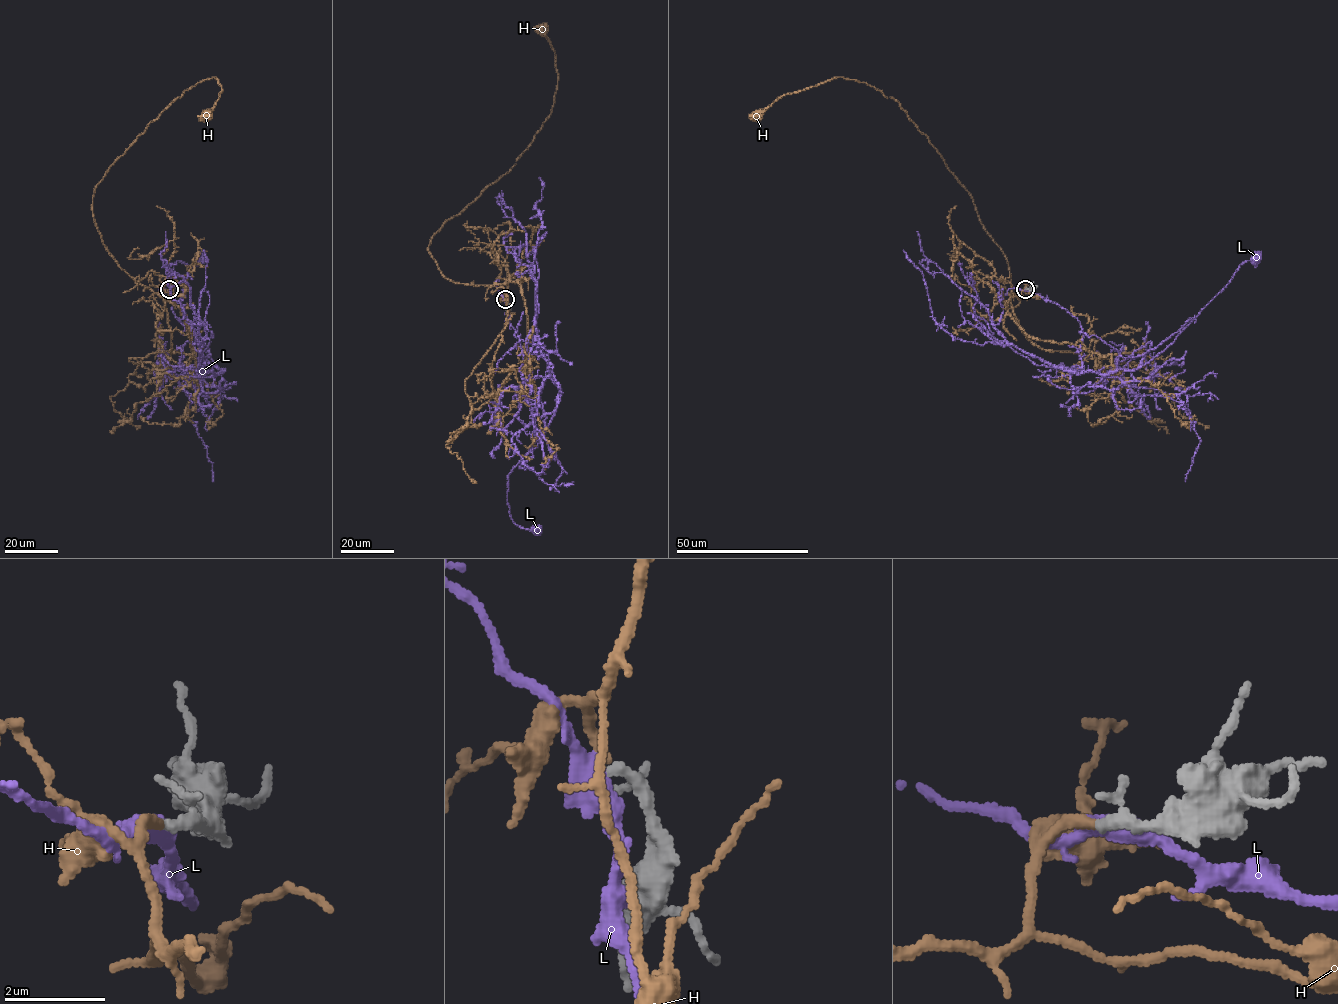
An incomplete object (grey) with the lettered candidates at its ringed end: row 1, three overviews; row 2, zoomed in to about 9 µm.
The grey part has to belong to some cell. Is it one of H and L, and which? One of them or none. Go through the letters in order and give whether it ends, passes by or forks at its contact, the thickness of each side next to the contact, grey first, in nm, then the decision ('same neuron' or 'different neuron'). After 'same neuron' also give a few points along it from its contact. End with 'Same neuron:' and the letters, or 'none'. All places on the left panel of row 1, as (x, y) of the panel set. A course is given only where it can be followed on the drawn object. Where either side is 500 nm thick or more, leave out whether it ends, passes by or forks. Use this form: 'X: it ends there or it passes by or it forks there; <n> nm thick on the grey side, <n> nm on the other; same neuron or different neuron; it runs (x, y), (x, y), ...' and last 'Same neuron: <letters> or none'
H: it ends there; 150 nm thick on the grey side, 190 nm on the other; same neuron; it runs (169, 289), (164, 299), (120, 268), (93, 219), (94, 189), (151, 122), (214, 76), (222, 90), (207, 116)
L: it passes by; 150 nm thick on the grey side, 440 nm on the other; different neuron
Same neuron: H

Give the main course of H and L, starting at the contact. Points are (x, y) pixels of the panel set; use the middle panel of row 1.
H: (505, 299), (507, 284), (445, 277), (428, 247), (444, 222), (506, 174), (550, 113), (558, 75), (543, 29)
L: (505, 300), (522, 352), (544, 358), (560, 392), (538, 445), (508, 475), (510, 516), (523, 528), (535, 529)

